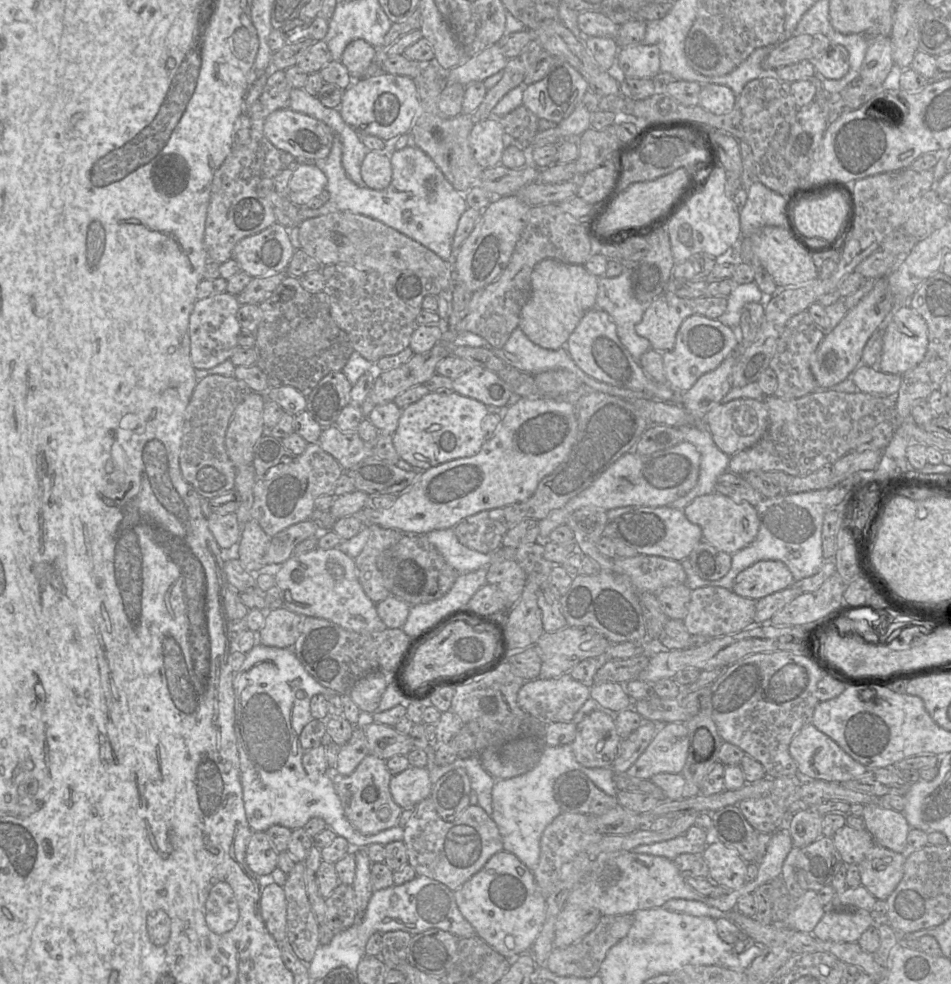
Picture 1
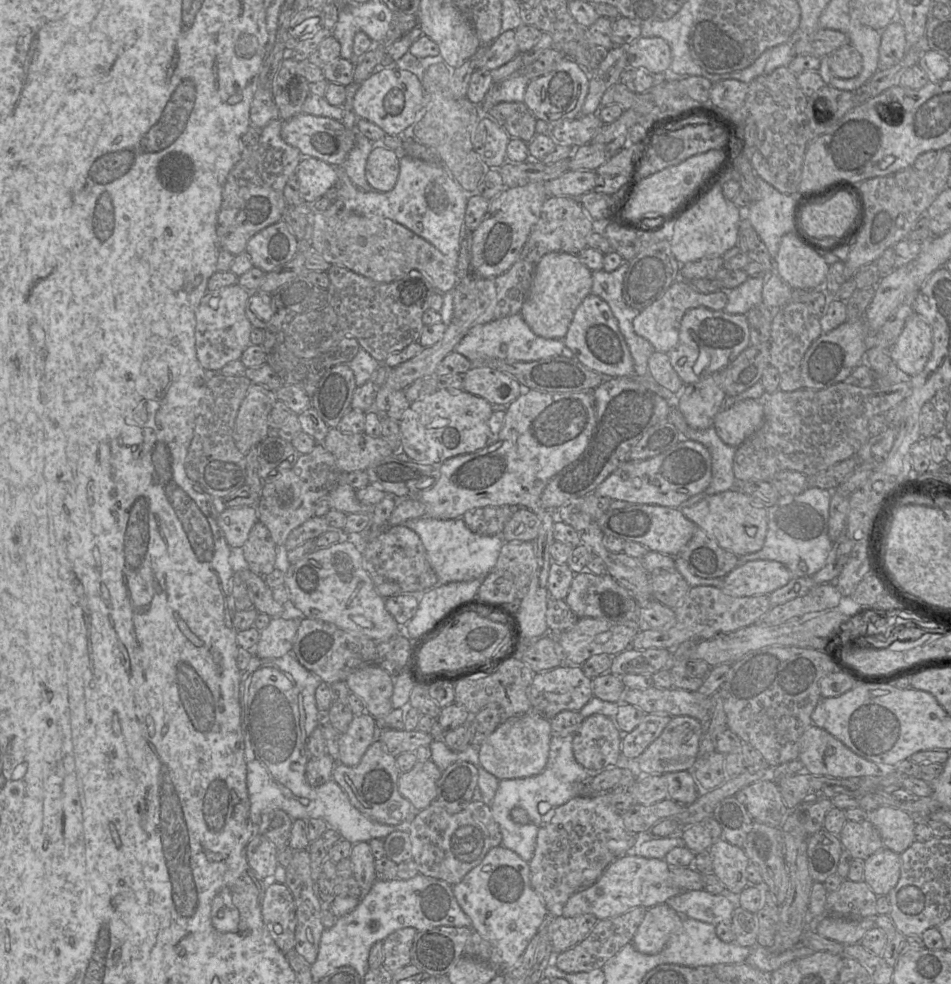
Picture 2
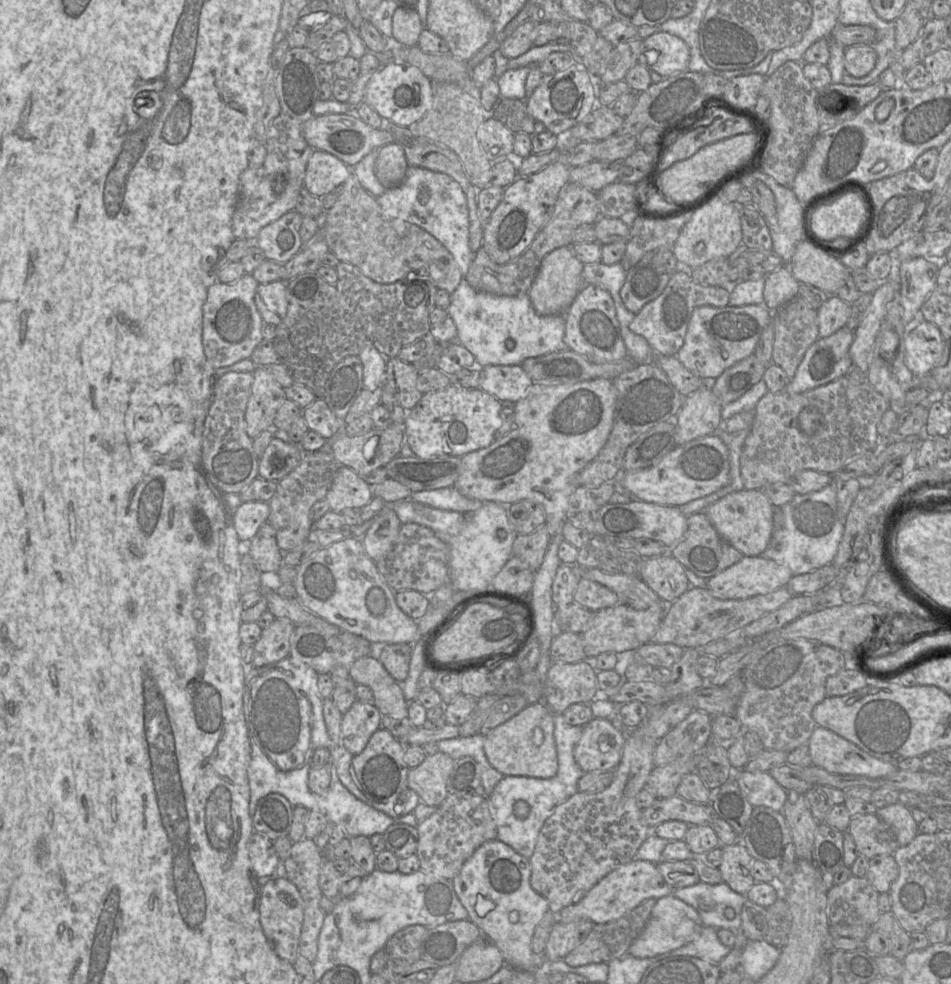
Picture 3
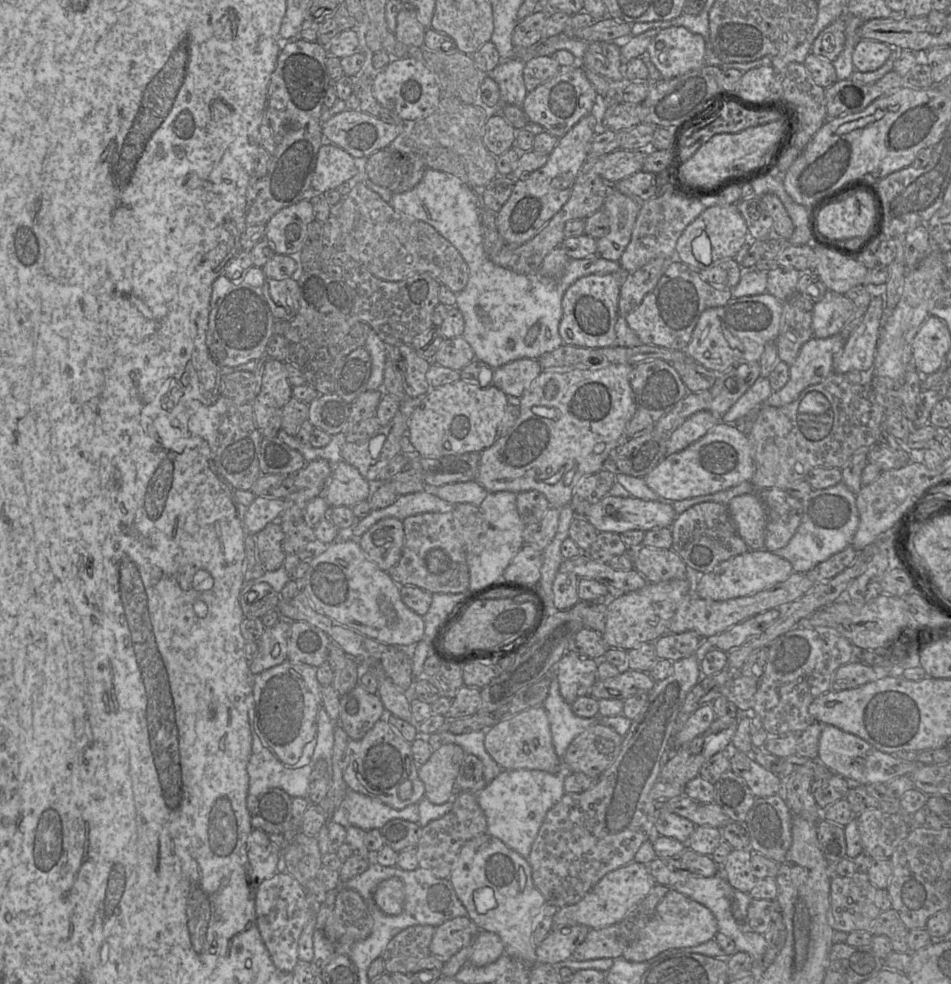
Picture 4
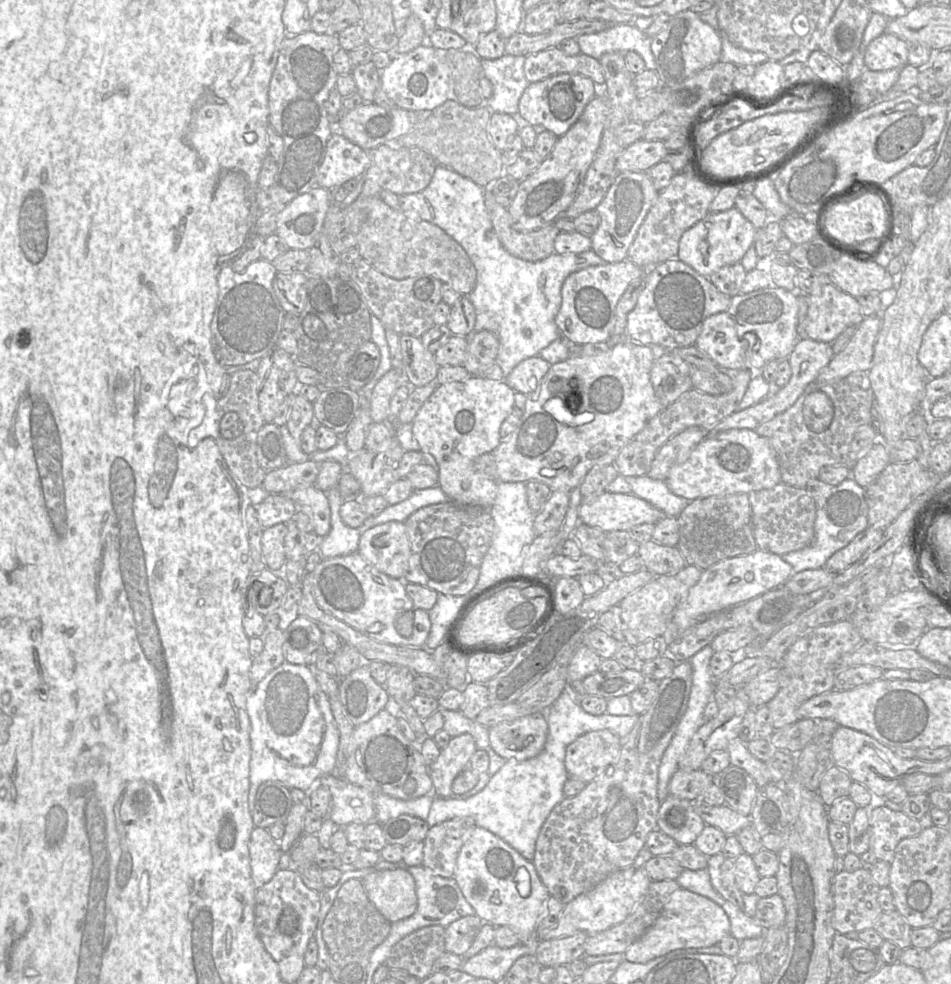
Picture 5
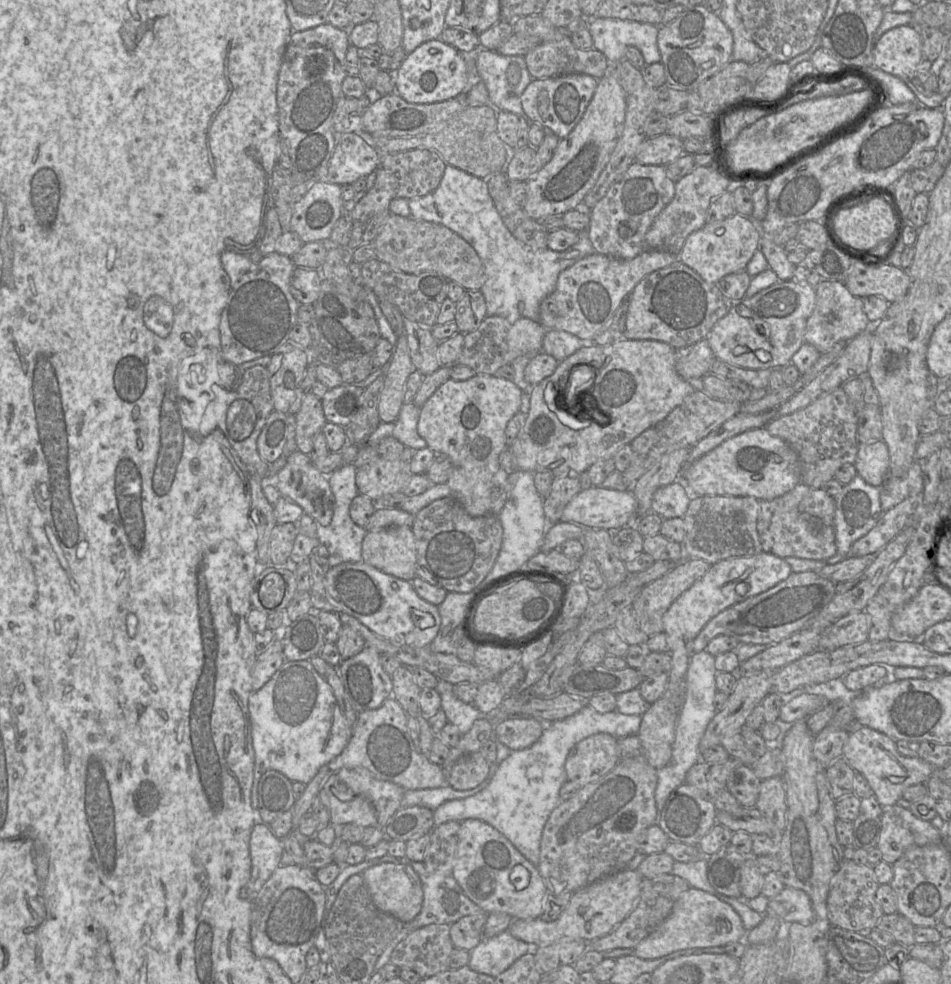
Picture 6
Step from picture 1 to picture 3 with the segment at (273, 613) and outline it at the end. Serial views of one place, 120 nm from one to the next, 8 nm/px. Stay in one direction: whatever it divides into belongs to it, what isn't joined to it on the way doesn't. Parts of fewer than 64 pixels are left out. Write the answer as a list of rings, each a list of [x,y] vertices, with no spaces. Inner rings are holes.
[[[278,618],[262,629],[260,639],[253,645],[252,666],[263,667],[290,656],[294,623],[287,618]]]

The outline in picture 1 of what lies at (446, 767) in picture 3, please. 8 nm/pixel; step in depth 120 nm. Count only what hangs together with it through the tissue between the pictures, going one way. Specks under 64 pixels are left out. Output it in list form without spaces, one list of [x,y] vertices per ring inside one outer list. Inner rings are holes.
[[[410,766],[392,776],[390,792],[393,800],[404,810],[430,797],[433,785],[426,767]]]

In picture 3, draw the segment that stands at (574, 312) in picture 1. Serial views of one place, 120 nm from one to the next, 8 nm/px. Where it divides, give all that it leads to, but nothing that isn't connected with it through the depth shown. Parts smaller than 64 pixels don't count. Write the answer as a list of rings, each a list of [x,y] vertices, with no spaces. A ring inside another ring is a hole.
[[[561,246],[548,253],[541,261],[537,274],[528,291],[535,311],[540,315],[564,314],[583,287],[583,263],[571,246]]]

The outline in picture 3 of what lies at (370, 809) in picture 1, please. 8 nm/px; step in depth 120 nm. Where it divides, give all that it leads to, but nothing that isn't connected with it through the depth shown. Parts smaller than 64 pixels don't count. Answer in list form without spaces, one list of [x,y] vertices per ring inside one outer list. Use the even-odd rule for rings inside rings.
[[[380,727],[360,754],[353,755],[341,750],[334,766],[335,776],[356,798],[369,806],[392,818],[407,815],[414,811],[421,800],[408,785],[410,768],[404,761],[405,750],[400,740]]]

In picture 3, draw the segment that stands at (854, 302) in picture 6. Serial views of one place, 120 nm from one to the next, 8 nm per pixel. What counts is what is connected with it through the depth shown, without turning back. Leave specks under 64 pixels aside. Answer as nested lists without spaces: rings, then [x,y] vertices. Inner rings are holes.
[[[835,294],[829,295],[817,313],[818,335],[819,338],[825,338],[846,326],[851,314],[851,305]]]

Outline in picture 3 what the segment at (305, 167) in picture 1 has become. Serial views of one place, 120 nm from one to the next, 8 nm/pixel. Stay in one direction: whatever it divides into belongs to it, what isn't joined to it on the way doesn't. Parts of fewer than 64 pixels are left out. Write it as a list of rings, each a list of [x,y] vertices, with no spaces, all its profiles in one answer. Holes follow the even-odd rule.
[[[314,150],[307,162],[304,188],[314,196],[330,193],[345,182],[352,167],[326,151]]]

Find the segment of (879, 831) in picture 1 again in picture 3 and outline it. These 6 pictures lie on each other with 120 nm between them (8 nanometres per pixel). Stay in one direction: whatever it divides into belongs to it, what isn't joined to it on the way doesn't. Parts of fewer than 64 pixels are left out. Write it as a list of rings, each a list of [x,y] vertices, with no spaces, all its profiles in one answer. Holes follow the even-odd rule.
[[[900,802],[877,809],[875,814],[890,827],[899,846],[909,844],[918,834],[918,824],[911,815],[911,808]]]

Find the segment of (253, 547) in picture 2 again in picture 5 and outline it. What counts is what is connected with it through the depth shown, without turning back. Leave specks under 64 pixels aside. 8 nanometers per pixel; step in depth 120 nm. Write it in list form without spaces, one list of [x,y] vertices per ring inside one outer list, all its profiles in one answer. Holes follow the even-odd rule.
[[[278,523],[264,529],[262,534],[262,558],[269,570],[279,570],[287,562],[285,537],[288,533],[286,523]]]

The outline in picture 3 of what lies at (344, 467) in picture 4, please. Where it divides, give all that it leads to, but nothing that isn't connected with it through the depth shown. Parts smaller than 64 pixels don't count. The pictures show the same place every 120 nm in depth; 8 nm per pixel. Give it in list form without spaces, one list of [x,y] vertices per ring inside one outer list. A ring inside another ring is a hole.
[[[339,466],[325,497],[330,511],[341,513],[347,508],[361,509],[374,497],[370,486],[351,468]]]

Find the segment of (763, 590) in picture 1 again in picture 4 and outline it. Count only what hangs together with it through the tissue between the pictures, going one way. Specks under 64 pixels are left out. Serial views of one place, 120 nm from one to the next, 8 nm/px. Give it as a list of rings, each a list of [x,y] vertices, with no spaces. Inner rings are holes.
[[[765,548],[749,550],[744,554],[721,562],[708,573],[700,574],[692,593],[702,599],[713,601],[745,597],[768,590],[776,584],[784,582],[793,572],[791,563],[774,552],[767,551]]]

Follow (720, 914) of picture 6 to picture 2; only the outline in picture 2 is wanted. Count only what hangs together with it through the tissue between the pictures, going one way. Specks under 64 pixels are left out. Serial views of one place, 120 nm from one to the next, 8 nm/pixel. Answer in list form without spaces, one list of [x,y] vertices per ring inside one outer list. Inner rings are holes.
[[[666,903],[648,908],[631,943],[642,954],[657,954],[679,929],[682,920],[683,916]]]

